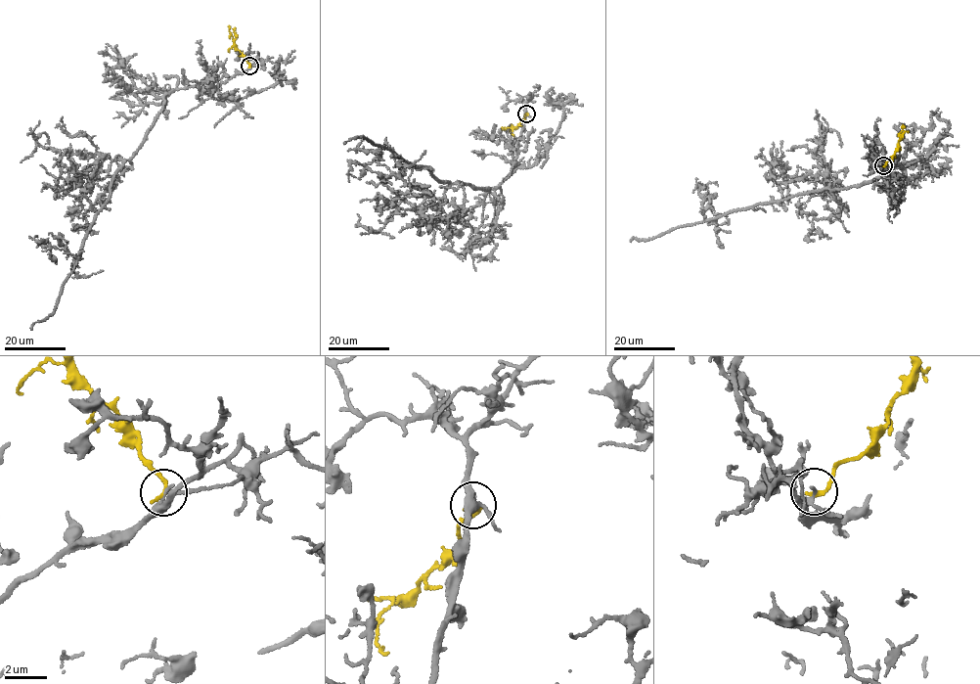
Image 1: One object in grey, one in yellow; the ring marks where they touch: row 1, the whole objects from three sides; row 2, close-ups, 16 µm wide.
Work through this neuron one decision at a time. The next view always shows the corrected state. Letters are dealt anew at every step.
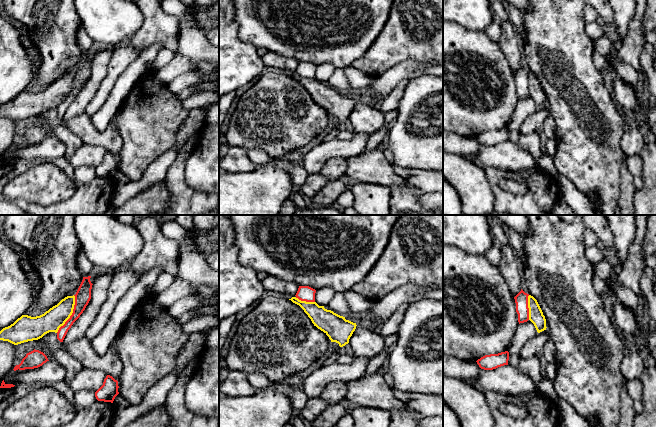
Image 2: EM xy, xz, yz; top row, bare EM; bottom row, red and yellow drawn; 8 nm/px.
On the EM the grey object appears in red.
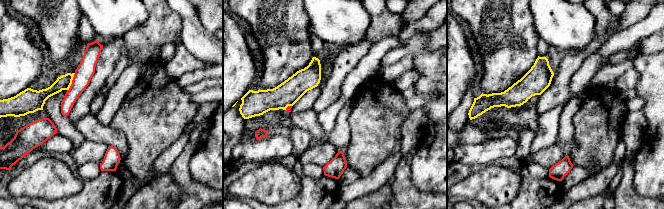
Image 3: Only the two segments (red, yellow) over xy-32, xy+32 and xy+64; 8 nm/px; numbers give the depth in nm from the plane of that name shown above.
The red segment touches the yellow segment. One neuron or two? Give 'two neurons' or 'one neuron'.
two neurons

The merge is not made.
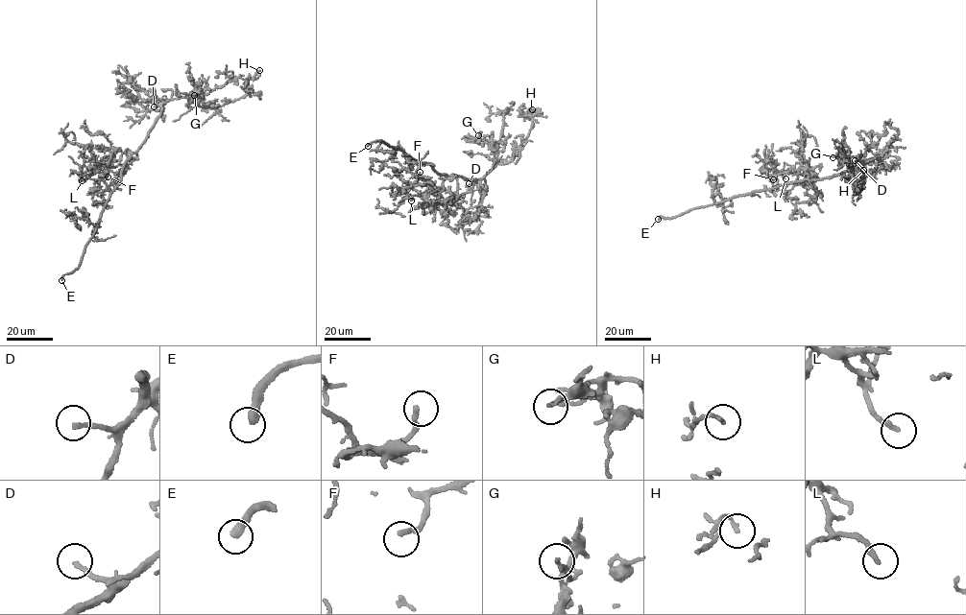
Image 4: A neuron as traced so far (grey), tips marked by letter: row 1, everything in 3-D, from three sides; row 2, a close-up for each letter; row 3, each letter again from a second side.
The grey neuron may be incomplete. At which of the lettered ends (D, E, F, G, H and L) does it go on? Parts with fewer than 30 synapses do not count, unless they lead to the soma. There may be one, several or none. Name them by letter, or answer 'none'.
D, E, L

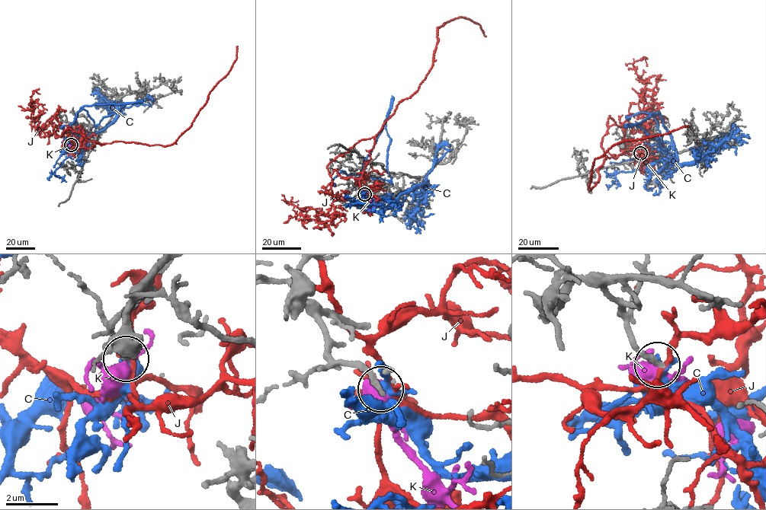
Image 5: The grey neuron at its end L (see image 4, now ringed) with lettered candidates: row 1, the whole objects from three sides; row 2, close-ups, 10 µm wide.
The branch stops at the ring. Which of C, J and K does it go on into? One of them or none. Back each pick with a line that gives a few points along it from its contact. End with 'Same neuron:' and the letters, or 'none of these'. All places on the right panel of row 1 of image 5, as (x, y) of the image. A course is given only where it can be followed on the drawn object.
K: it runs (640, 153), (653, 164)
Same neuron: K

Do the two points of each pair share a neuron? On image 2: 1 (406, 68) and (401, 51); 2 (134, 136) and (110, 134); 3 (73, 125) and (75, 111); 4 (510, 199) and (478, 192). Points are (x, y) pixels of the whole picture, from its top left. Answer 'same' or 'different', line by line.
1: different
2: different
3: different
4: different

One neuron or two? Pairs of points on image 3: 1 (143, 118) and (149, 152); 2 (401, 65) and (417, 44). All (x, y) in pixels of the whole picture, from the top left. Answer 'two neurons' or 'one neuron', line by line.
1: one neuron
2: two neurons

